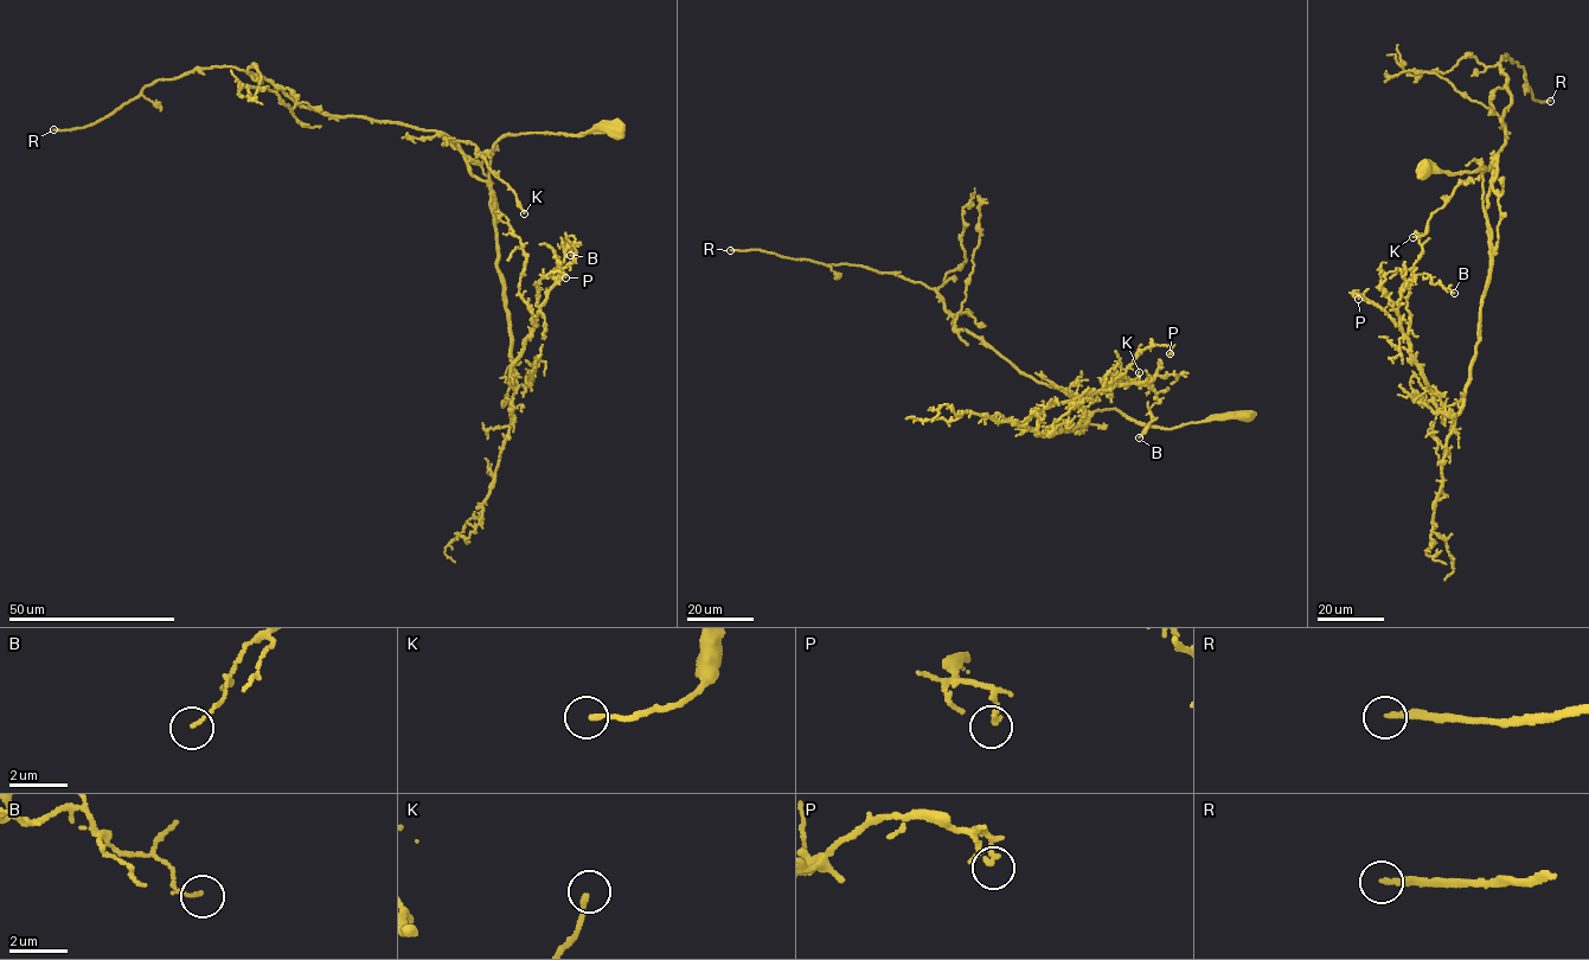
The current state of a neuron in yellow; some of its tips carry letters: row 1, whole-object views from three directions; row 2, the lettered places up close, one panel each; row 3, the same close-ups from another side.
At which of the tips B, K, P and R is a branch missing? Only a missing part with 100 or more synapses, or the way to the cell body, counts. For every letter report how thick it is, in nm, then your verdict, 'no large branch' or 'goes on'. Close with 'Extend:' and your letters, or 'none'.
B: 100 nm | no large branch
K: 160 nm | no large branch
P: 120 nm | no large branch
R: 180 nm | goes on
Extend: R

